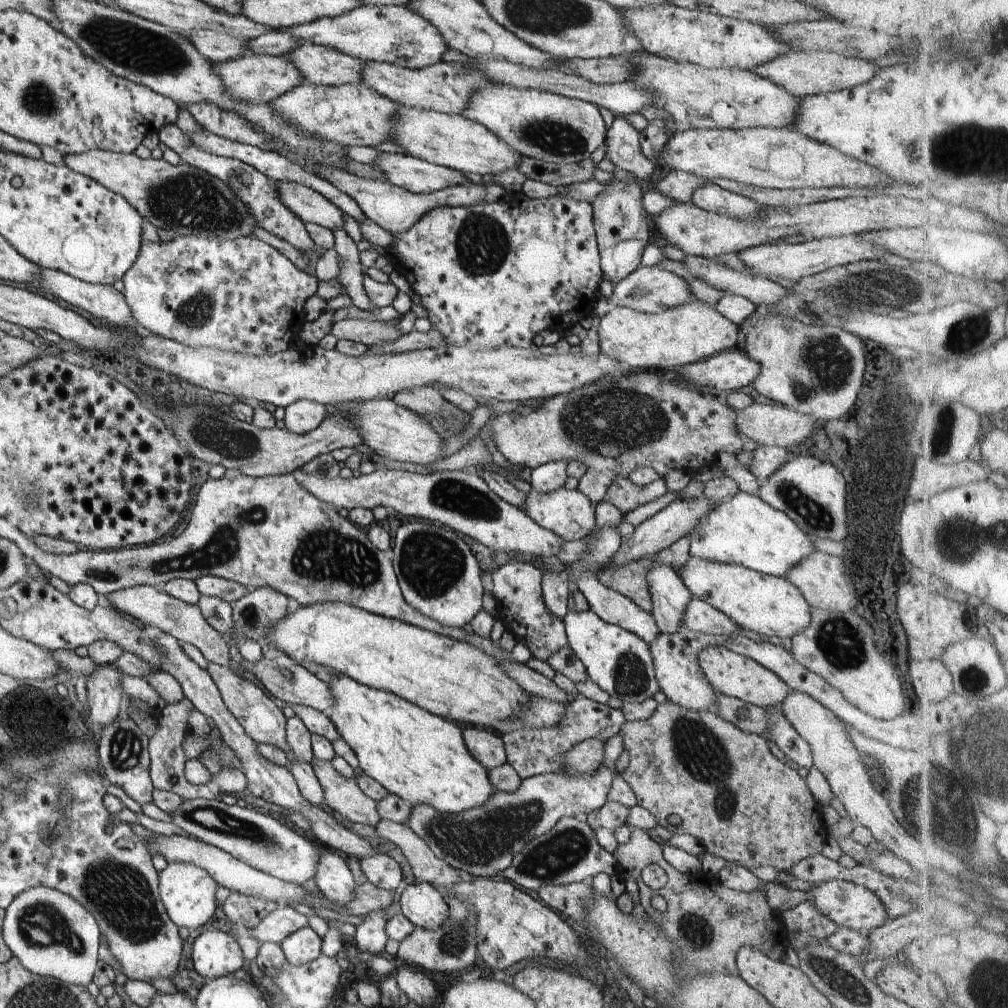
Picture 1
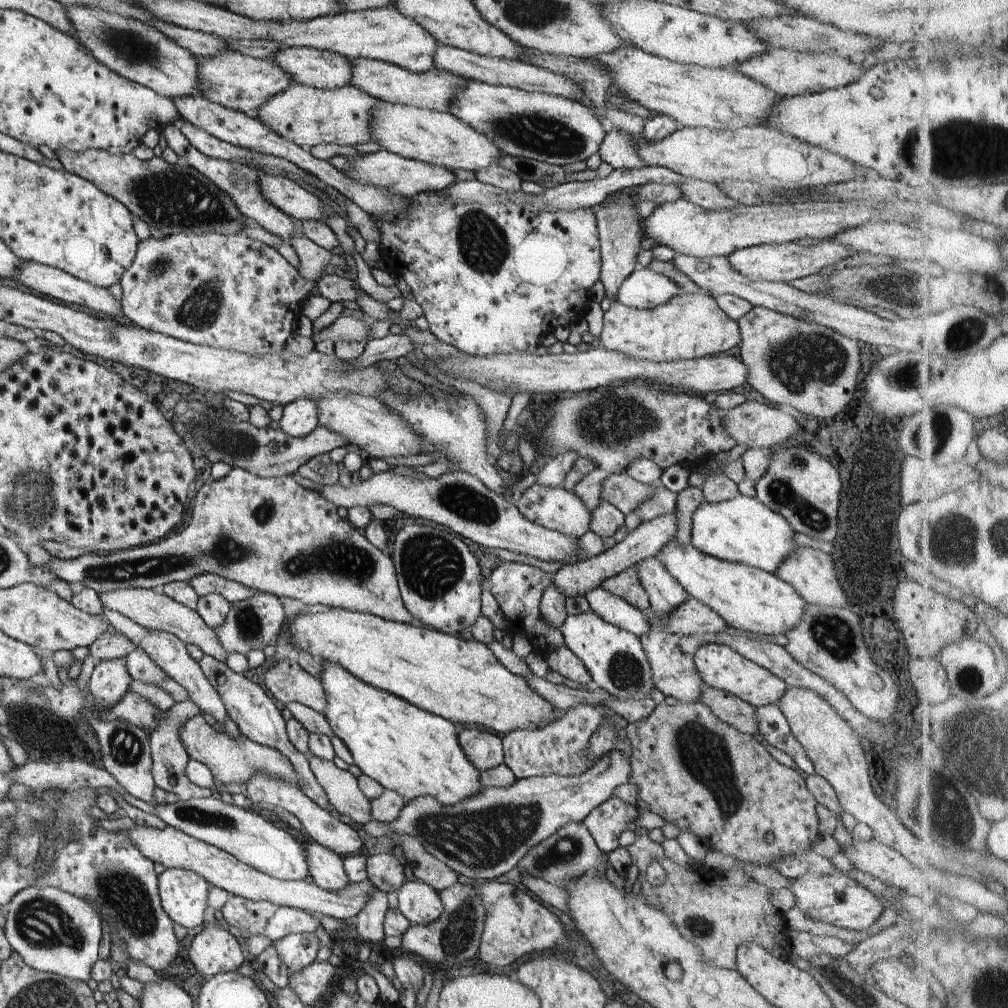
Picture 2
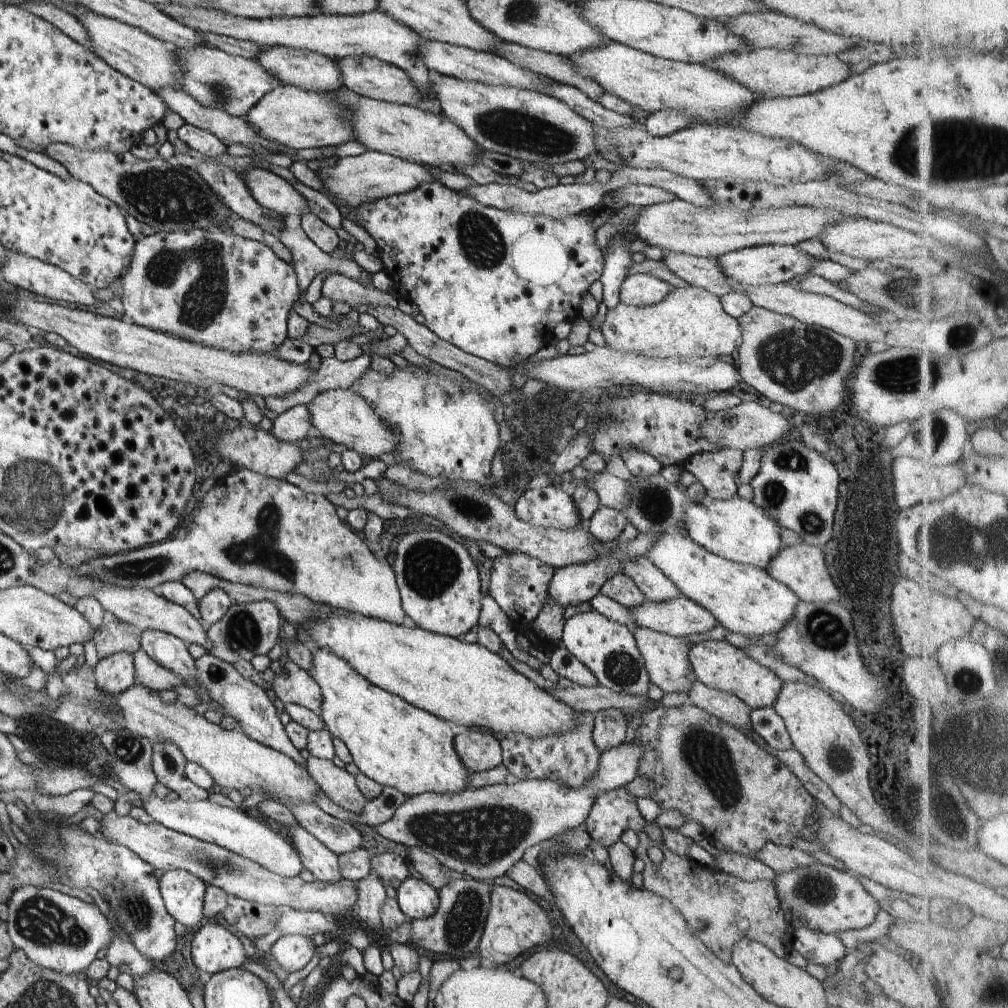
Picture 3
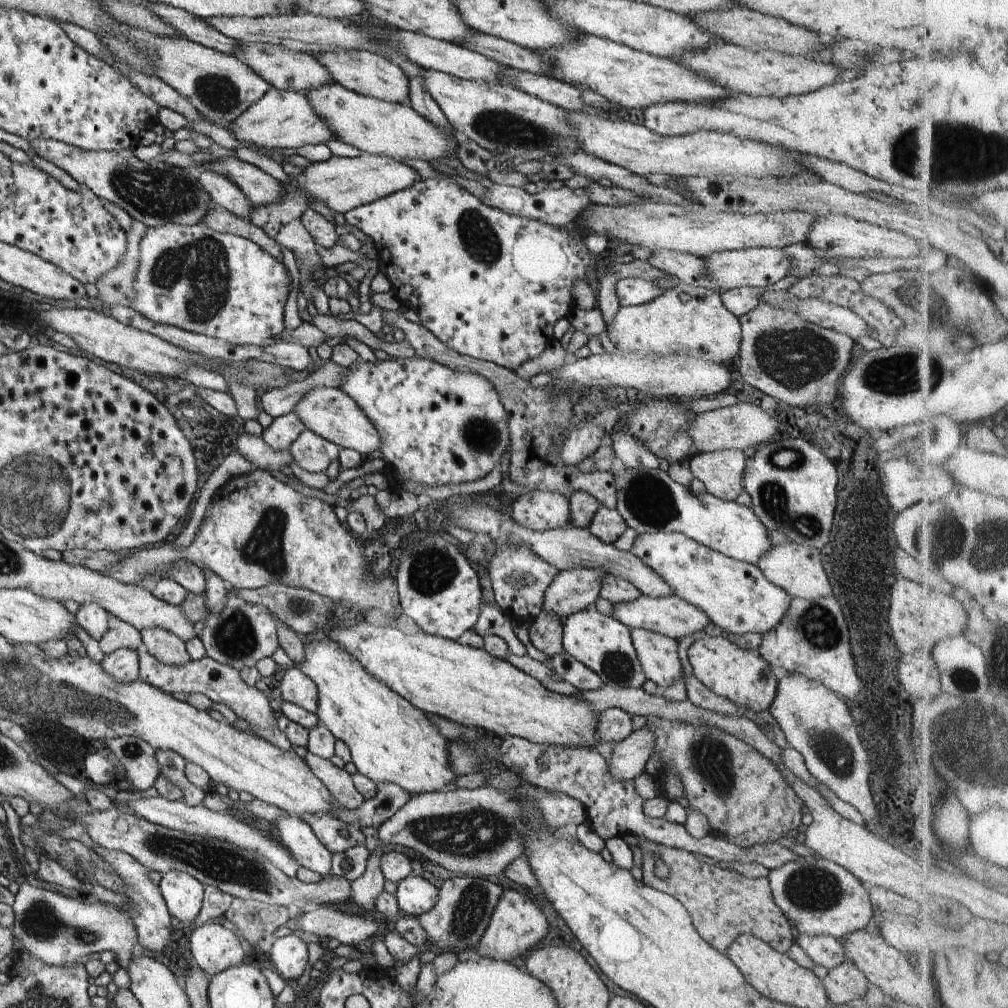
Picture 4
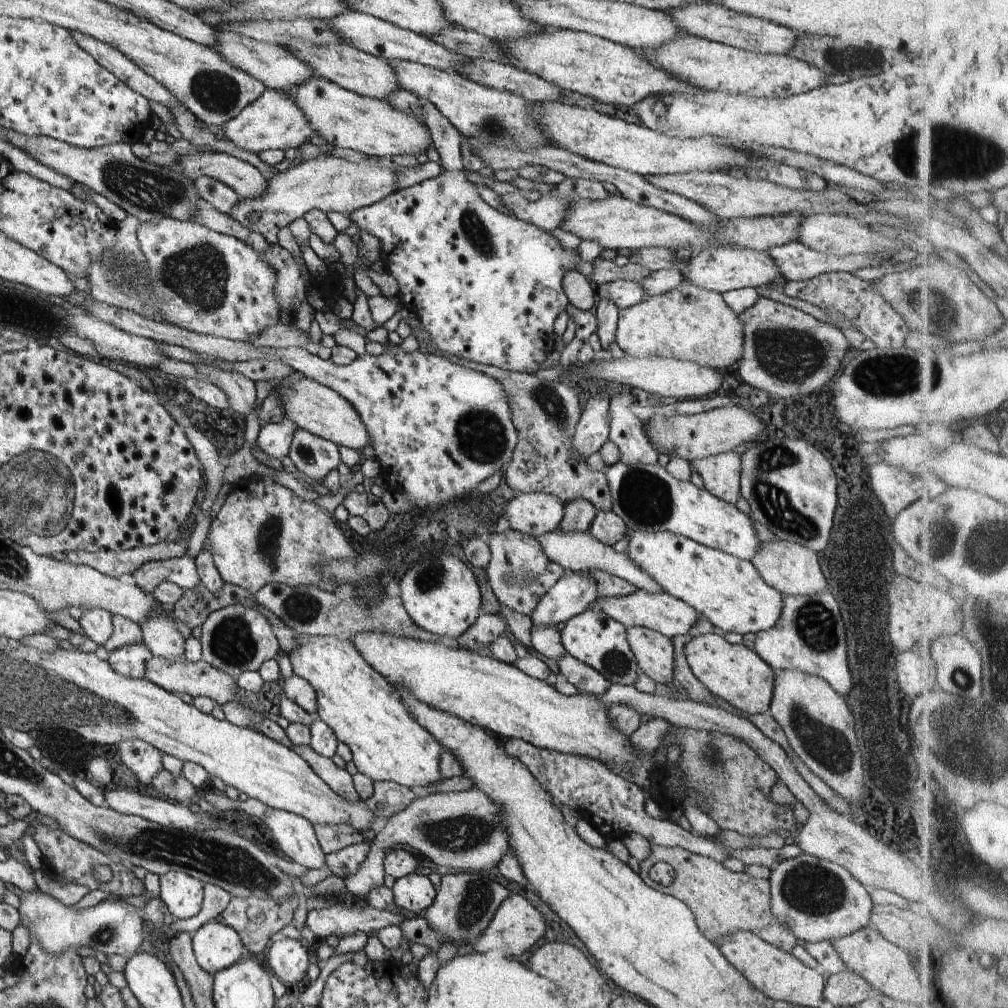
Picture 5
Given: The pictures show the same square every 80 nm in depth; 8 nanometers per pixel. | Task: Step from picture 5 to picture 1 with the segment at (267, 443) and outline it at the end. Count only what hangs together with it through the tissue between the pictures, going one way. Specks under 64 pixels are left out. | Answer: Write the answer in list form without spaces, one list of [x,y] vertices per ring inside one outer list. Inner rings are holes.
[[[307,399],[295,401],[285,410],[285,429],[295,434],[307,434],[315,430],[327,416],[326,406]]]

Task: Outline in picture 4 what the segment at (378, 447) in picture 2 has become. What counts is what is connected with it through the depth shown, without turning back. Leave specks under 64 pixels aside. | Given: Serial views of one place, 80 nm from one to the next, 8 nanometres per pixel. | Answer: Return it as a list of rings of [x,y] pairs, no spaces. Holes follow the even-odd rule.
[[[318,386],[312,388],[296,406],[293,412],[298,414],[302,424],[321,438],[339,445],[343,449],[356,450],[364,459],[371,458],[371,453],[379,450],[382,444],[382,434],[374,428],[374,422],[362,411],[362,408],[339,388]]]

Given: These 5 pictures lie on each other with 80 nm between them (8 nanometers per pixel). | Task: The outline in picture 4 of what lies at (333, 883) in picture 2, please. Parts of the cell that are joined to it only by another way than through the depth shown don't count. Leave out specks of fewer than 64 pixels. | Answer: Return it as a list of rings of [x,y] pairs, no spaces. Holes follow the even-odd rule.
[[[286,814],[275,820],[274,826],[278,829],[280,842],[299,866],[326,877],[332,875],[333,854],[328,851],[312,832],[312,828],[298,816]]]

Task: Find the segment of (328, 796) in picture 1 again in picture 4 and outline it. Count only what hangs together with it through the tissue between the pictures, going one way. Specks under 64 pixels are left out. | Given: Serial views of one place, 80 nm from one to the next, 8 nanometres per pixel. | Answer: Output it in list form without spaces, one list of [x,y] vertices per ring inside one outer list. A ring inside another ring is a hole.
[[[309,751],[300,752],[311,772],[326,786],[330,796],[347,809],[357,809],[365,799],[354,786],[353,776],[334,766],[329,759],[322,759]]]

